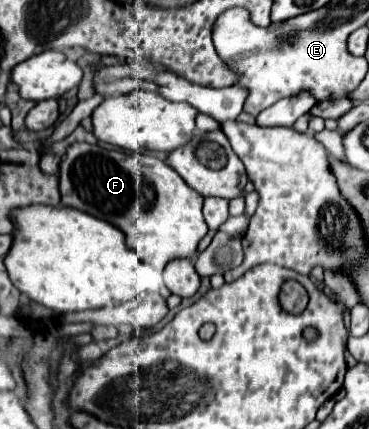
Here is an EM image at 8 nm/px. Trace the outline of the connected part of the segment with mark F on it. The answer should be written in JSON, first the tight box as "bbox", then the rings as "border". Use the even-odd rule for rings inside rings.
{"bbox":[59,143,209,269],"border":[[[73,143],[59,163],[59,191],[61,205],[109,221],[125,233],[127,245],[141,261],[157,269],[163,269],[171,259],[195,257],[199,241],[209,231],[201,213],[203,197],[167,163],[149,155]]]}

